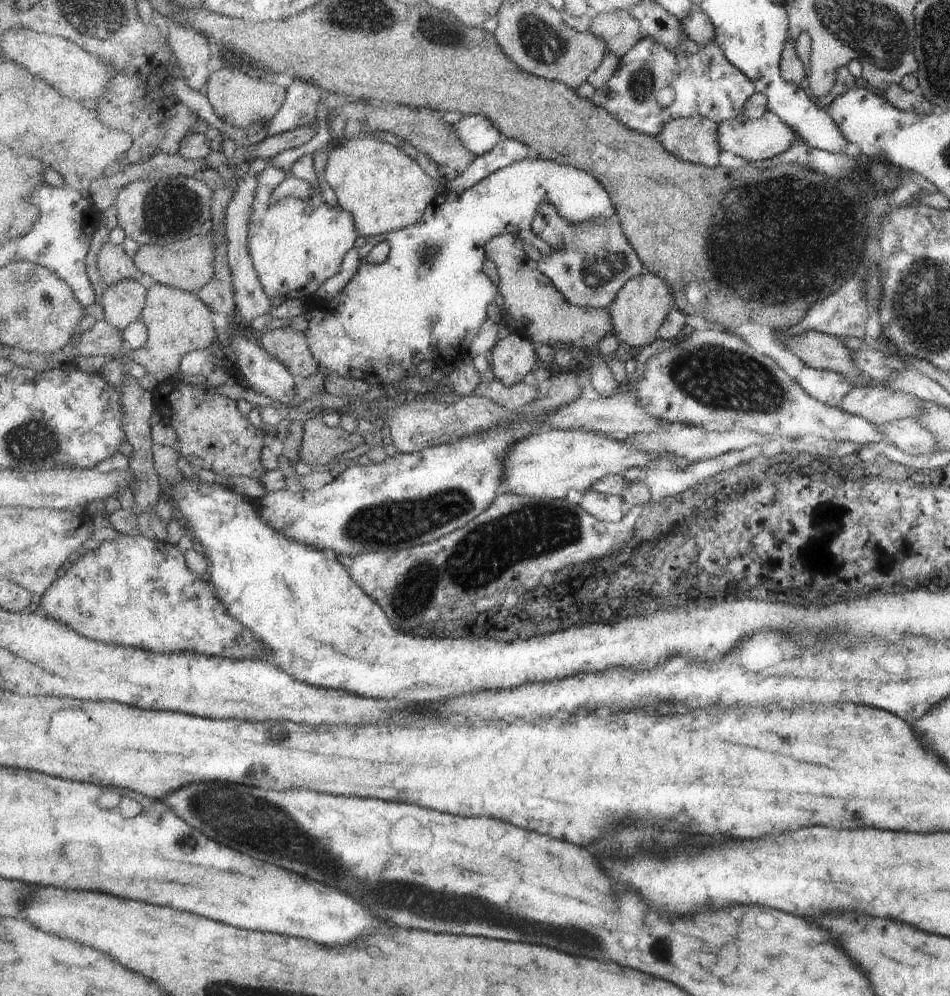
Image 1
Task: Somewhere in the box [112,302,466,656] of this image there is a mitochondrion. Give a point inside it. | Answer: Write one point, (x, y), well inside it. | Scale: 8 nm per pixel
(408, 598)

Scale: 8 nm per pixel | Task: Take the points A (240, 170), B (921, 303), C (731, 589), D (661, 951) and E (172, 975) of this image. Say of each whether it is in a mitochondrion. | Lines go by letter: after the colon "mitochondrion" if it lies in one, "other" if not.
A: other
B: mitochondrion
C: other
D: other
E: other

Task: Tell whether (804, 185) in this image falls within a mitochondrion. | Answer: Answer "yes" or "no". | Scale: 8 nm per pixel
yes

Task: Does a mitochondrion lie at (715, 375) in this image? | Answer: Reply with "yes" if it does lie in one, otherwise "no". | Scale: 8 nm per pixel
yes

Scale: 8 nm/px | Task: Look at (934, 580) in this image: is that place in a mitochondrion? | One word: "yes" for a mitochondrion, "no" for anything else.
no

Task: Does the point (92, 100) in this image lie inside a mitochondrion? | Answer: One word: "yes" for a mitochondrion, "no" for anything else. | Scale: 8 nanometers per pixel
no

